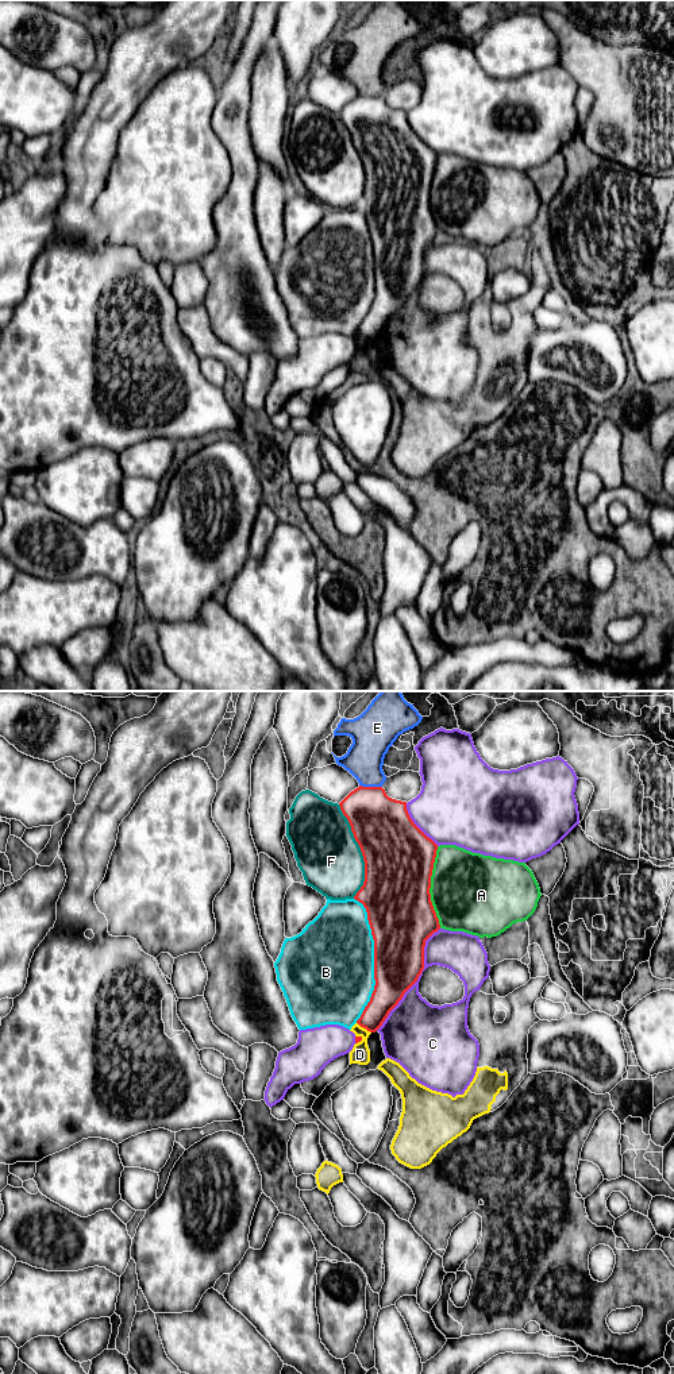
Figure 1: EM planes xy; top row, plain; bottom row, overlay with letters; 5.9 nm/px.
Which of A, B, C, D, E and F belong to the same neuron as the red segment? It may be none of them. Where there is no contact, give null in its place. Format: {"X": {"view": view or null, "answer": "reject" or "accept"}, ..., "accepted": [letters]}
{"A": {"view": "xy", "answer": "reject"}, "B": {"view": "xy", "answer": "reject"}, "C": {"view": "xy", "answer": "reject"}, "D": {"view": "xy", "answer": "reject"}, "E": {"view": "xy", "answer": "reject"}, "F": {"view": "xy", "answer": "reject"}, "accepted": []}

